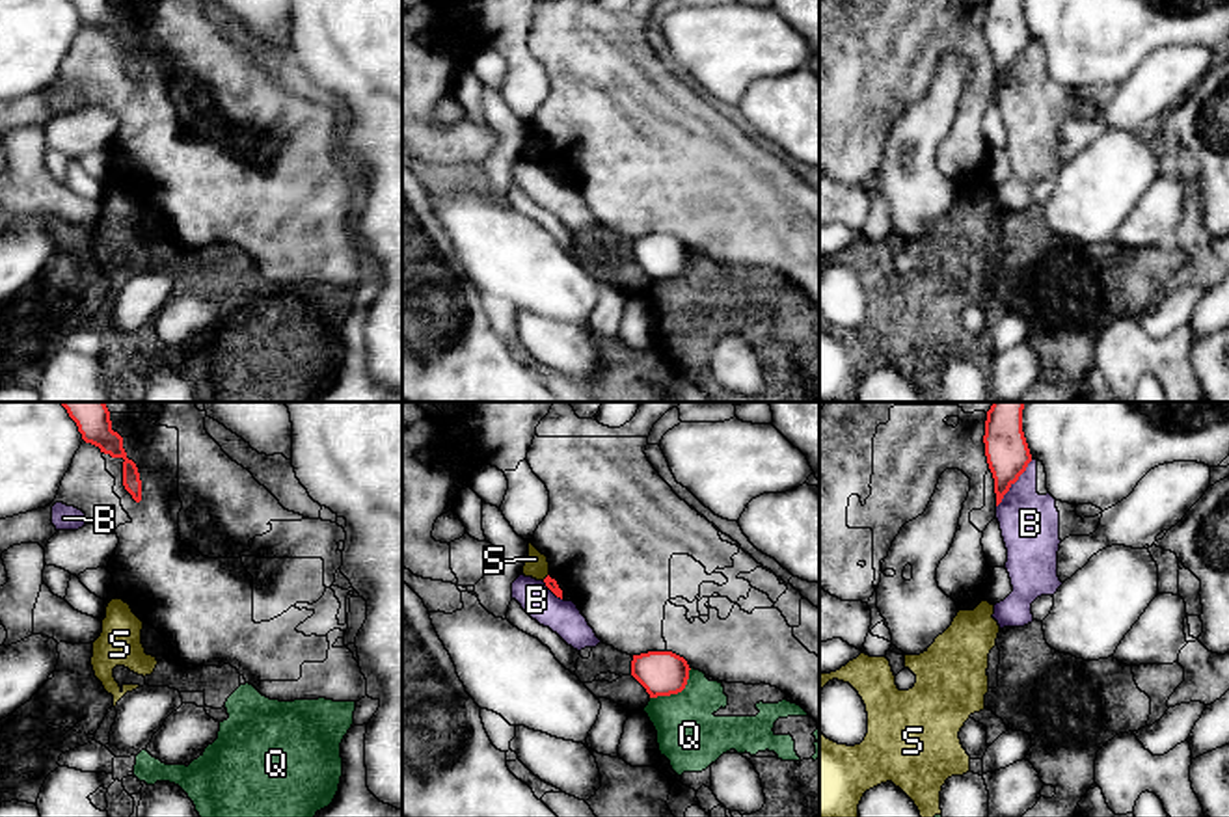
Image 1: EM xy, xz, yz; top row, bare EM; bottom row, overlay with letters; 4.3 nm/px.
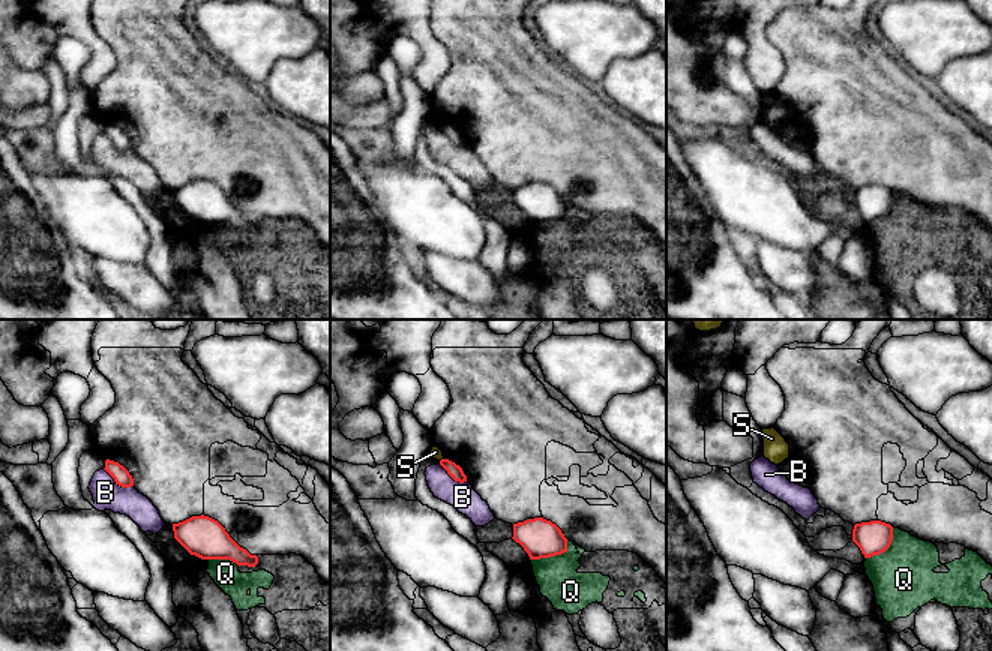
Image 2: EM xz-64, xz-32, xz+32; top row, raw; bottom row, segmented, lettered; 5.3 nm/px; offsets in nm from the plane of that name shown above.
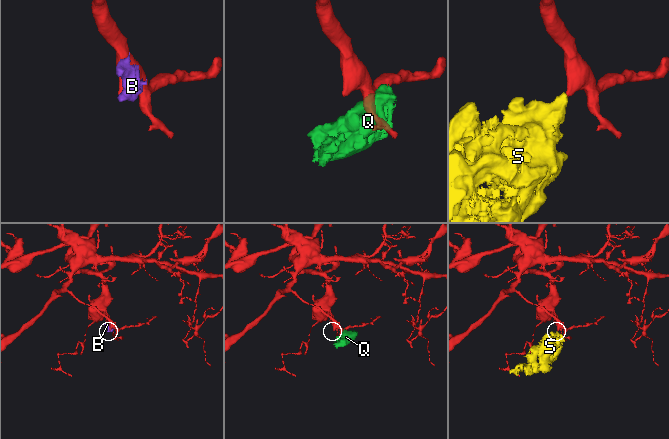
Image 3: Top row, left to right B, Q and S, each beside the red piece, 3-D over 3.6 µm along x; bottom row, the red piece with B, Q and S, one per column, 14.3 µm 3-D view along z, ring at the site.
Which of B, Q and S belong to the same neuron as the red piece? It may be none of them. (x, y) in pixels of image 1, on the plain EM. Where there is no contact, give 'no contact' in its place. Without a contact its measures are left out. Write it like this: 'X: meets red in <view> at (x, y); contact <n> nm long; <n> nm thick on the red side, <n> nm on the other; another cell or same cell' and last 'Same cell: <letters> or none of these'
B: meets red in yz at (1013, 66); contact 260 nm long; 190 nm thick on the red side, 260 nm on the other; another cell
Q: meets red in xz at (676, 276); contact 220 nm long; 190 nm thick on the red side, 280 nm on the other; another cell
S: meets red in xz at (546, 160); contact 40 nm long; 50 nm thick on the red side, 110 nm on the other; another cell
Same cell: none of these

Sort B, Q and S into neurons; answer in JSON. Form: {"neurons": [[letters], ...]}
{"neurons": [["B"], ["Q", "S"]]}

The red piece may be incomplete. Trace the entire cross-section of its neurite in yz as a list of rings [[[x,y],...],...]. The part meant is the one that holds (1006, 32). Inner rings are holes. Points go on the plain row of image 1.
[[[987,0],[983,26],[998,89],[1032,45],[1022,0]]]

